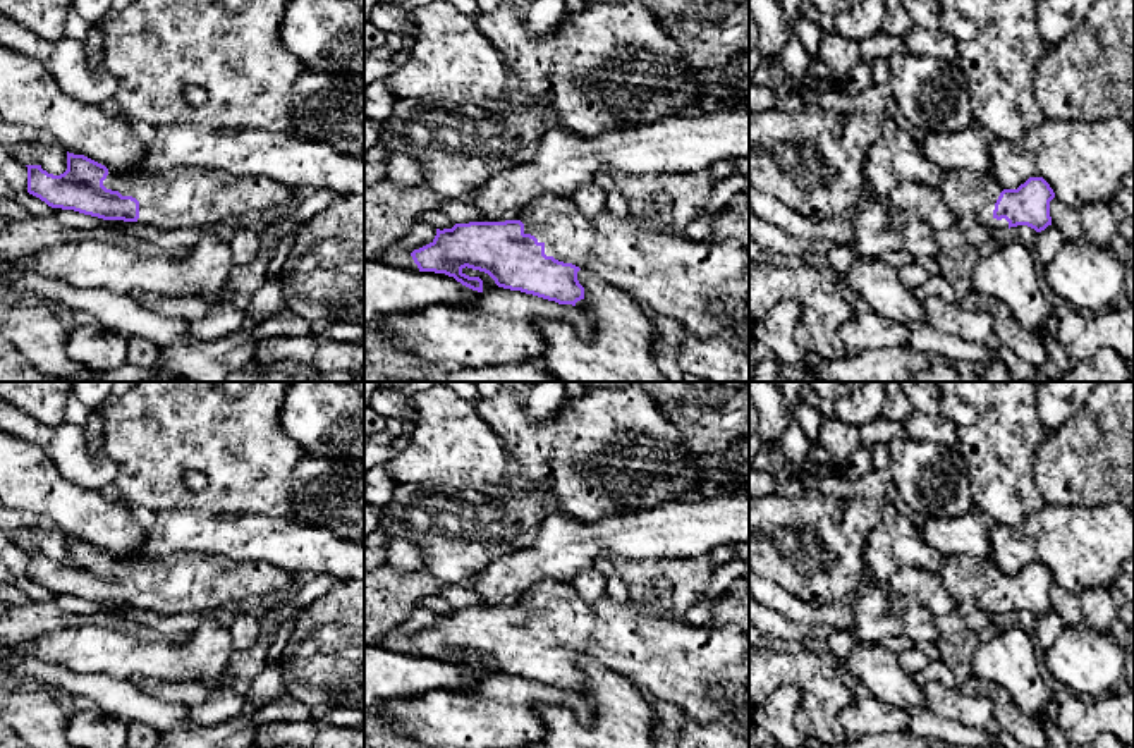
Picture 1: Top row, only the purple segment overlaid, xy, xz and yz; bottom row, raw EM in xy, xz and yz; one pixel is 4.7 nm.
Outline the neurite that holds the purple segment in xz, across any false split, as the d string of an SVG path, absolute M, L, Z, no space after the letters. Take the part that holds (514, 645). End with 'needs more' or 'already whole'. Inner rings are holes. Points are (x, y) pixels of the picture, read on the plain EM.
M545 579L526 592L517 605L469 607L436 614L435 624L414 635L411 641L419 657L445 659L478 677L483 677L483 665L466 660L462 657L466 652L488 659L498 672L577 693L584 690L584 672L577 665L577 657L584 653L615 671L636 690L680 707L698 722L722 726L749 745L749 633L735 624L689 626L682 619L653 614L631 598L619 602L603 595L596 602L588 602L570 581Z | needs more

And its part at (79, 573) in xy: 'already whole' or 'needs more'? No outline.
needs more

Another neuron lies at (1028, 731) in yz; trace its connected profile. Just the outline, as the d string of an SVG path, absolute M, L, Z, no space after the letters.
M971 676L959 683L959 690L969 696L985 696L993 705L993 722L1005 729L1026 748L1046 748L1048 738L1038 717L1026 715L1009 693L986 679Z

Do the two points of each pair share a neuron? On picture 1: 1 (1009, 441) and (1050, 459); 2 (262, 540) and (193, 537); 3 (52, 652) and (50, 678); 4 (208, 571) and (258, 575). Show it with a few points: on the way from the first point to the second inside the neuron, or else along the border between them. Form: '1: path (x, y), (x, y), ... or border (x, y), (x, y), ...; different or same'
1: border (1048, 430), (1035, 459), (1035, 484), (1040, 492); different
2: path (244, 537), (210, 537); same
3: border (18, 661), (38, 657), (74, 671), (91, 673); different
4: path (220, 575), (246, 575); same

